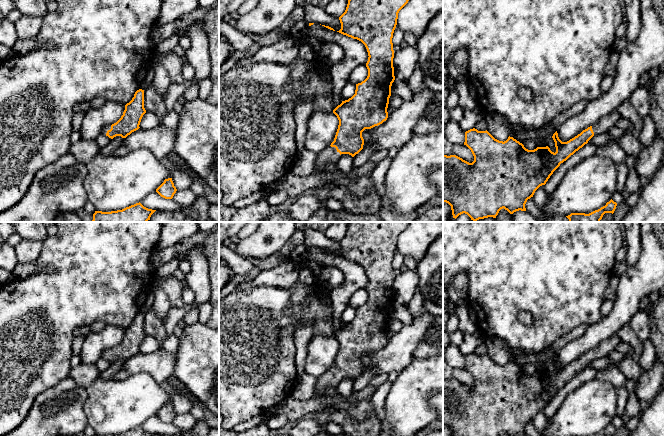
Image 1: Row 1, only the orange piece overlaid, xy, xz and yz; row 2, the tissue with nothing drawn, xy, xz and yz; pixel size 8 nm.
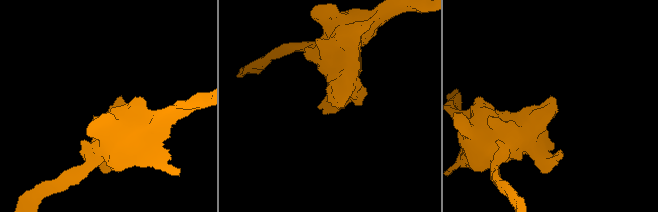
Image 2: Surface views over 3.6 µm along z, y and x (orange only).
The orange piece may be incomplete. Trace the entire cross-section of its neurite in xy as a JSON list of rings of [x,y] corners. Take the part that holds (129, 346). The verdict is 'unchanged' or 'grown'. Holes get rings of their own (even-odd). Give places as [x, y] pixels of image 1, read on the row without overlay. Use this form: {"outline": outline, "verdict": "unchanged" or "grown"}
{"outline": [[[139,313],[135,316],[132,324],[125,329],[121,342],[116,347],[103,351],[102,358],[111,363],[116,360],[126,362],[140,352],[139,349],[145,337],[144,314]]], "verdict": "grown"}

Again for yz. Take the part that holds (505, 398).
{"outline": [[[614,335],[567,366],[562,366],[556,355],[552,360],[555,377],[548,370],[528,374],[513,361],[509,360],[503,366],[495,363],[487,354],[470,353],[465,356],[464,369],[474,380],[472,387],[456,379],[443,379],[443,426],[451,430],[452,436],[499,436],[503,432],[508,436],[526,435],[527,424],[533,421],[540,410],[546,408],[561,387],[587,368],[593,360],[615,350],[620,342]]], "verdict": "grown"}

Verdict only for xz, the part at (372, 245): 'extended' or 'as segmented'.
extended

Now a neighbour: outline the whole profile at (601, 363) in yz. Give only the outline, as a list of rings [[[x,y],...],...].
[[[603,356],[601,358],[593,360],[588,367],[595,369],[596,371],[606,369],[608,367],[616,366],[616,364],[613,364],[607,356]]]

